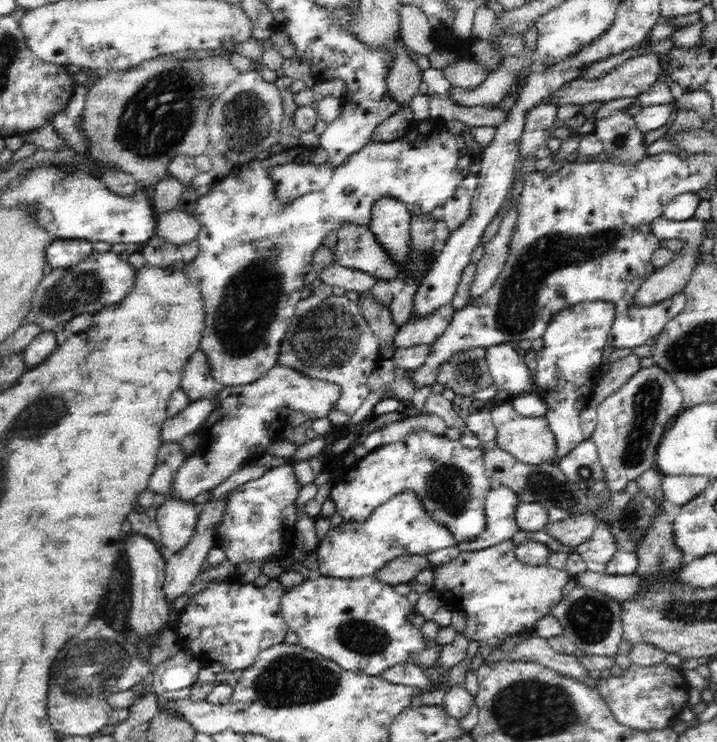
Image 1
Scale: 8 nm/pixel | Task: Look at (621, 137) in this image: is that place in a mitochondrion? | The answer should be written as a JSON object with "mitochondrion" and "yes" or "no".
{"mitochondrion":"yes"}

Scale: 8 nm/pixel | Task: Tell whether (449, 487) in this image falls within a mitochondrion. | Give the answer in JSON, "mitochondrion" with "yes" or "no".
{"mitochondrion":"yes"}

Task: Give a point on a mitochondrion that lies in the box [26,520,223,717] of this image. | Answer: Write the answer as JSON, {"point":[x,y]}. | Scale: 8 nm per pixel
{"point":[104,661]}

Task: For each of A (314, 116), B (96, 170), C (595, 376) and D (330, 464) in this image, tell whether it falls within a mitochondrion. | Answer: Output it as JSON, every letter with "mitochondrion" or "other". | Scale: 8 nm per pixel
{"A":"other","B":"other","C":"other","D":"other"}

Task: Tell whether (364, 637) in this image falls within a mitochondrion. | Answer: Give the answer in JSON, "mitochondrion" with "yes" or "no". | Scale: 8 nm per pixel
{"mitochondrion":"yes"}

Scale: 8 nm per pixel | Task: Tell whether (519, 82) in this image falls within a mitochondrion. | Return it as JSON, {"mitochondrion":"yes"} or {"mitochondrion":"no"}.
{"mitochondrion":"no"}

